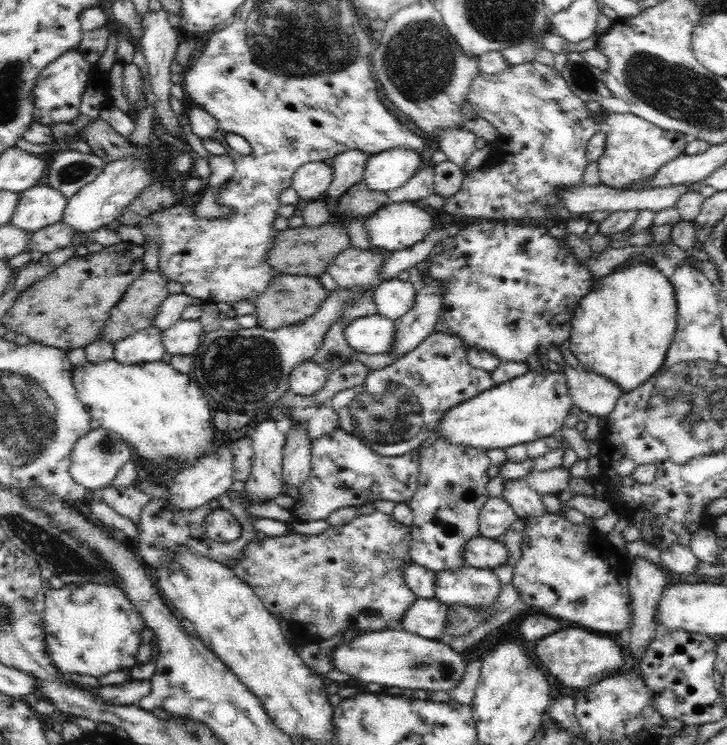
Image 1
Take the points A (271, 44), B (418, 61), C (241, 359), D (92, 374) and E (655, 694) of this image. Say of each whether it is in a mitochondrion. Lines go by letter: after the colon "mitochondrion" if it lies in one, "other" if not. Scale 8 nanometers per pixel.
A: mitochondrion
B: mitochondrion
C: mitochondrion
D: other
E: other

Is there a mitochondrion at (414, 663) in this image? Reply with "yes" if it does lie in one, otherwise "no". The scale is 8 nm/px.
yes

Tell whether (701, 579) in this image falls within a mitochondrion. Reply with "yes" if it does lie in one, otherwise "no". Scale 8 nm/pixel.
no

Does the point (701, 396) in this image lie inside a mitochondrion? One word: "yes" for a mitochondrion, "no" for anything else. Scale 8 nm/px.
yes

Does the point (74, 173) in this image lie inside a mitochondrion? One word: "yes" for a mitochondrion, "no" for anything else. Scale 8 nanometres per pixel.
yes

